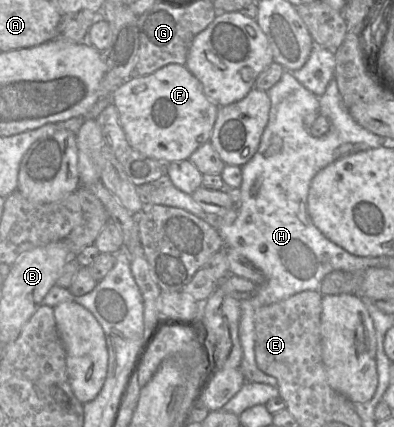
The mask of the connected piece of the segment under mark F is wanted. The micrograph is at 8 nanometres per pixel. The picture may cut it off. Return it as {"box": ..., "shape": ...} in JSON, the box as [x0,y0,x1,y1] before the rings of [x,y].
{"box":[112,64,218,162],"shape":[[[168,64],[146,76],[132,76],[114,90],[112,99],[130,146],[160,162],[188,160],[196,149],[209,142],[218,111],[218,106],[205,96],[199,80],[179,64]]]}

